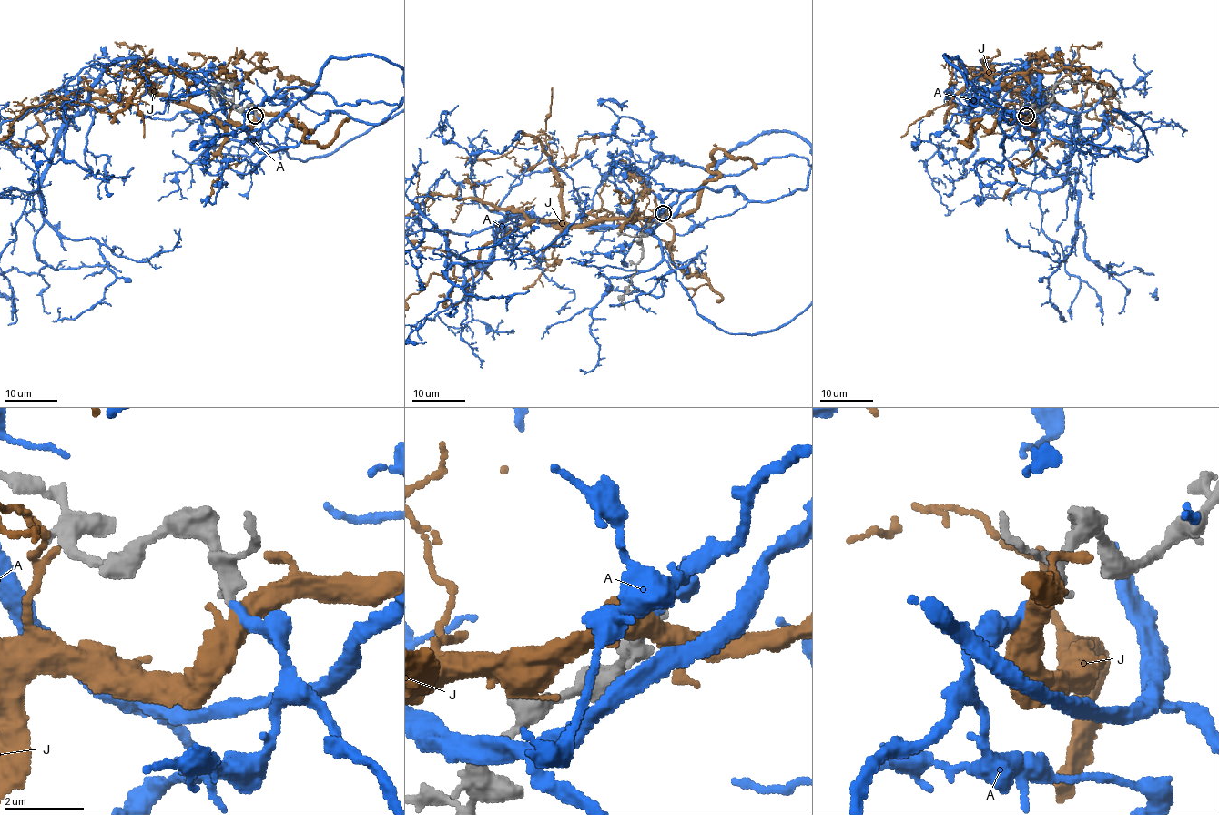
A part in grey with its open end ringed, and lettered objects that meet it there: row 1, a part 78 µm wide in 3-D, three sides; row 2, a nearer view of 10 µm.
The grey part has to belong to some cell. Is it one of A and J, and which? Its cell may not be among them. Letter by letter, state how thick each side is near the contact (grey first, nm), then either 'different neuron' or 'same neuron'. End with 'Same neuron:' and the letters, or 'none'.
A: 360/240 nm | same neuron
J: 360/480 nm | different neuron
Same neuron: A

